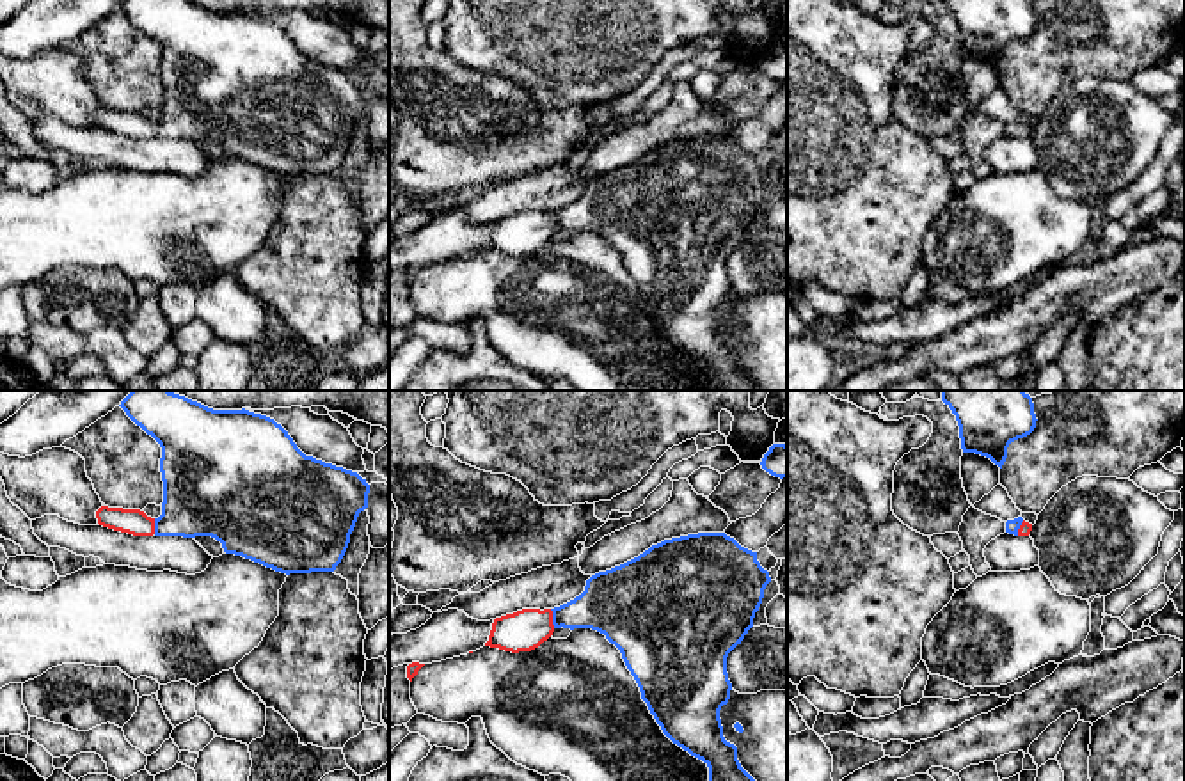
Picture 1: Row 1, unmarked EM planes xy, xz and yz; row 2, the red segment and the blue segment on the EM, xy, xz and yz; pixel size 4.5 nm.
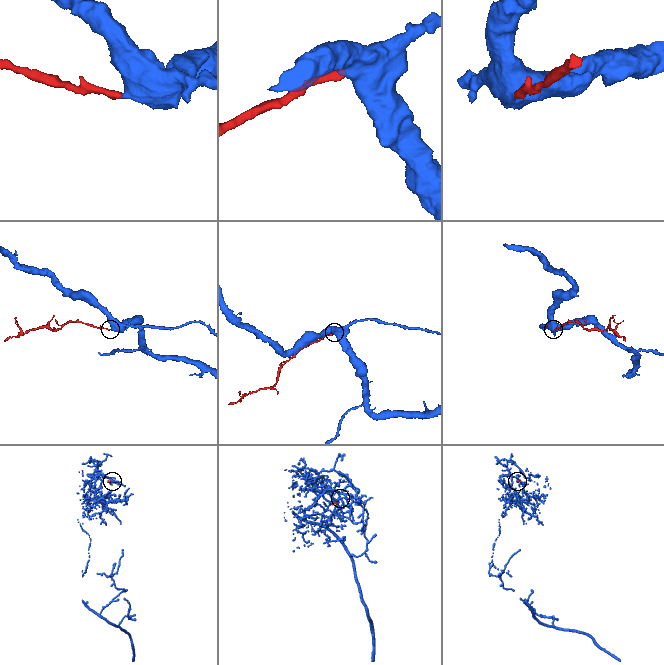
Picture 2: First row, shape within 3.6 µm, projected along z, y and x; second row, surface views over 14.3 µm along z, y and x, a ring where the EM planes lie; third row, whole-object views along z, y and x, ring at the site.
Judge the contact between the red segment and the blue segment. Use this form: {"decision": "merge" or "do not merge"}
{"decision": "merge"}

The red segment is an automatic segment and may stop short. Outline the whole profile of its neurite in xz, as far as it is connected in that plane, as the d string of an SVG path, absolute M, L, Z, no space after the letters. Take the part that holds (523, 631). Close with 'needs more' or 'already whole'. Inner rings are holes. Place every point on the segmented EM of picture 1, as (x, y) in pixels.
M698 532L664 540L638 557L599 572L586 580L585 591L554 609L522 609L496 618L485 646L519 653L531 651L547 641L556 628L592 628L615 644L634 676L641 699L647 703L663 733L691 756L709 767L709 781L755 781L739 763L737 747L725 740L720 710L730 699L732 683L727 673L728 653L741 644L753 627L769 572L757 561L757 552L741 547L725 532Z; needs more

